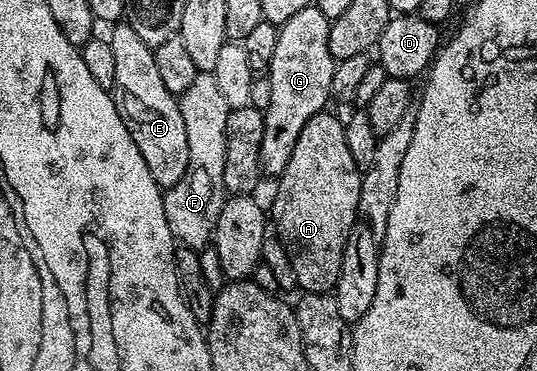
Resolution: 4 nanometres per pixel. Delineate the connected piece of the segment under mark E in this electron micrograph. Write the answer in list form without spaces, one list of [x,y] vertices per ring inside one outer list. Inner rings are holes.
[[[117,22],[111,31],[112,35],[109,34],[107,40],[114,53],[115,90],[121,91],[136,106],[121,106],[120,116],[126,129],[130,129],[130,137],[134,137],[134,145],[138,145],[138,153],[142,153],[154,181],[162,189],[167,189],[180,181],[188,168],[186,125],[182,121],[180,100],[166,89],[162,76],[158,74],[153,48],[134,33],[129,23]]]

